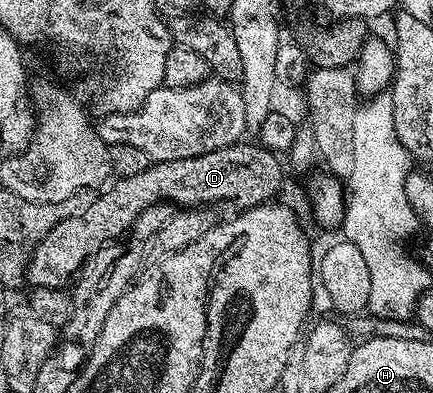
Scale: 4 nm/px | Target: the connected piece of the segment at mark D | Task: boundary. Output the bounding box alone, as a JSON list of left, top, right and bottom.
[26,141,283,288]

